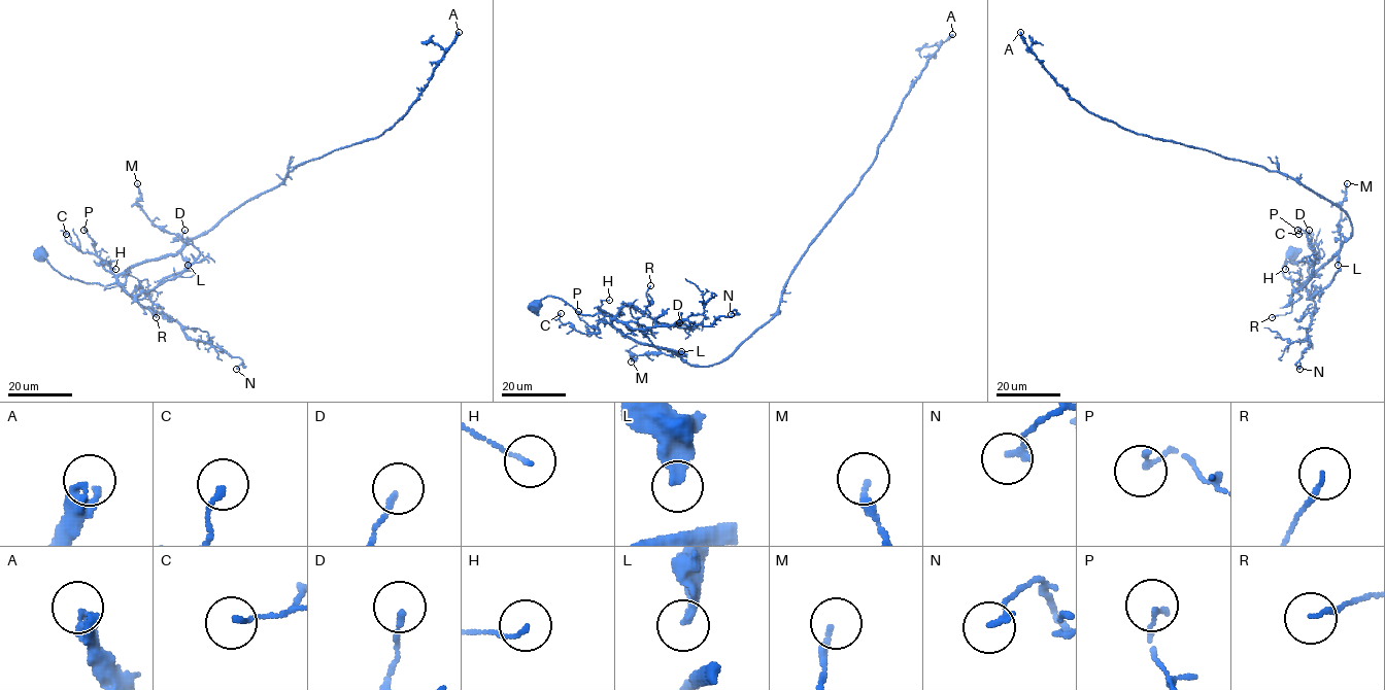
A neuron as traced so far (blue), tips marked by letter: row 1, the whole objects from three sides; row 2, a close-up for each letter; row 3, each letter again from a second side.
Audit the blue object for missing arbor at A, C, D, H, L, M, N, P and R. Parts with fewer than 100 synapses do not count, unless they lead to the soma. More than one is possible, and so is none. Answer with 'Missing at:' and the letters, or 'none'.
Missing at: none

